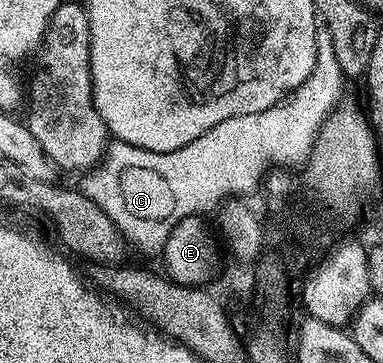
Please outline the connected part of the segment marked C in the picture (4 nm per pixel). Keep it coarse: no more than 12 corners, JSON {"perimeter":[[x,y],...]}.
{"perimeter":[[312,75],[176,151],[117,139],[81,178],[133,248],[301,166],[348,84]]}

